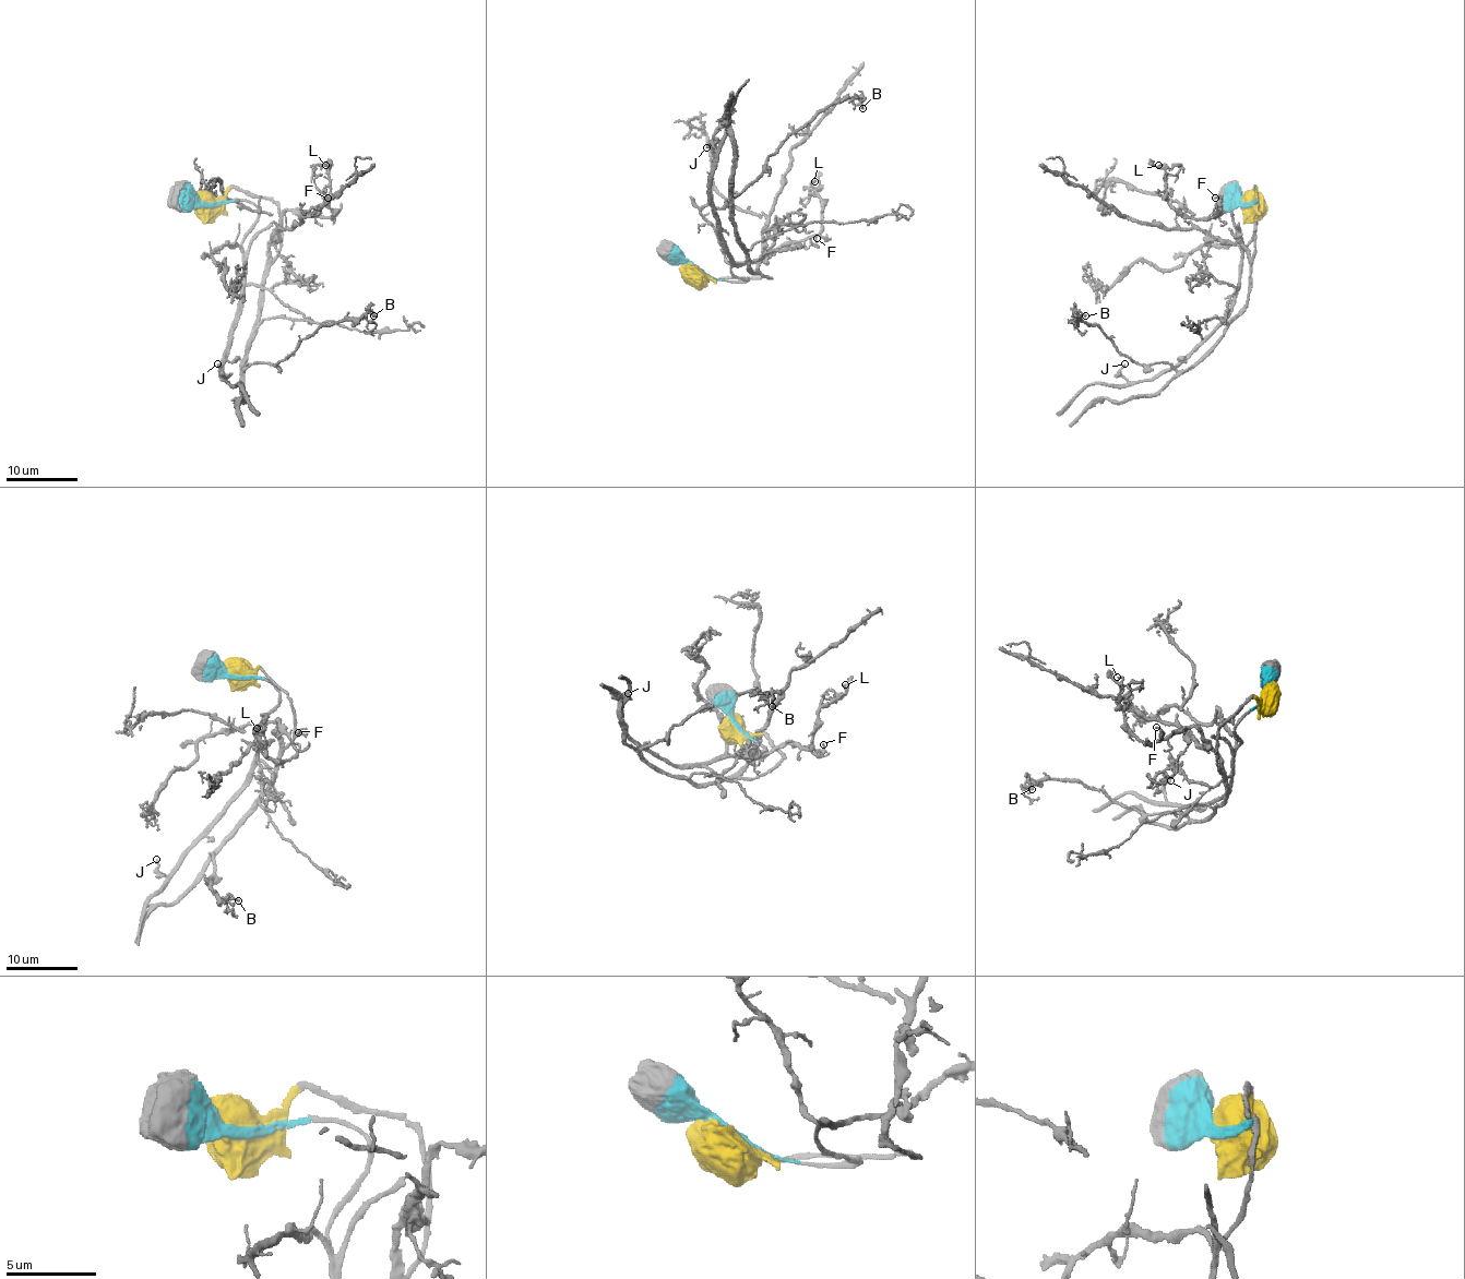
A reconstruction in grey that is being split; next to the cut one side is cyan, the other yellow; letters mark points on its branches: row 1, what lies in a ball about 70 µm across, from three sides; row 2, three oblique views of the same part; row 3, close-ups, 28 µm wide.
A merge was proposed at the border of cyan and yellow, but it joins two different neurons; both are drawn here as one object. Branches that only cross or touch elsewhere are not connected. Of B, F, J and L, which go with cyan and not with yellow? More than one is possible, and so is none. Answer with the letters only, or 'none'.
F, J, L

